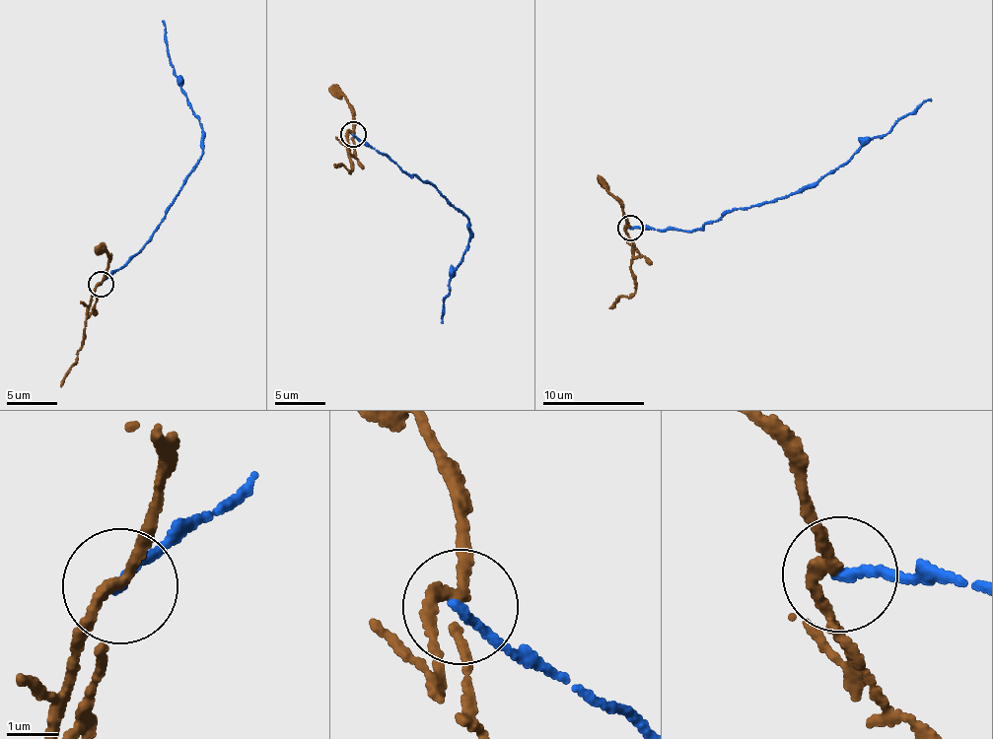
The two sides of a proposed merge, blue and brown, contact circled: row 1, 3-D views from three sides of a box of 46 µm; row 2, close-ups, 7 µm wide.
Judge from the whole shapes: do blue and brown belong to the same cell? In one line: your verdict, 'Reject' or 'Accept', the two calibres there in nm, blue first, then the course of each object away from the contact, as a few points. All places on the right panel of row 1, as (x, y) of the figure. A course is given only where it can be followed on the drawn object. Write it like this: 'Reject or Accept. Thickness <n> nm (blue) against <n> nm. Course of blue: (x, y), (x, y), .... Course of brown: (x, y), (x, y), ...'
Reject. Thickness 190 nm (blue) against 190 nm. Course of blue: (630, 229), (692, 233), (736, 208), (747, 210), (811, 188), (931, 98). Course of brown: (630, 229), (625, 231), (632, 243), (636, 290), (610, 308)

